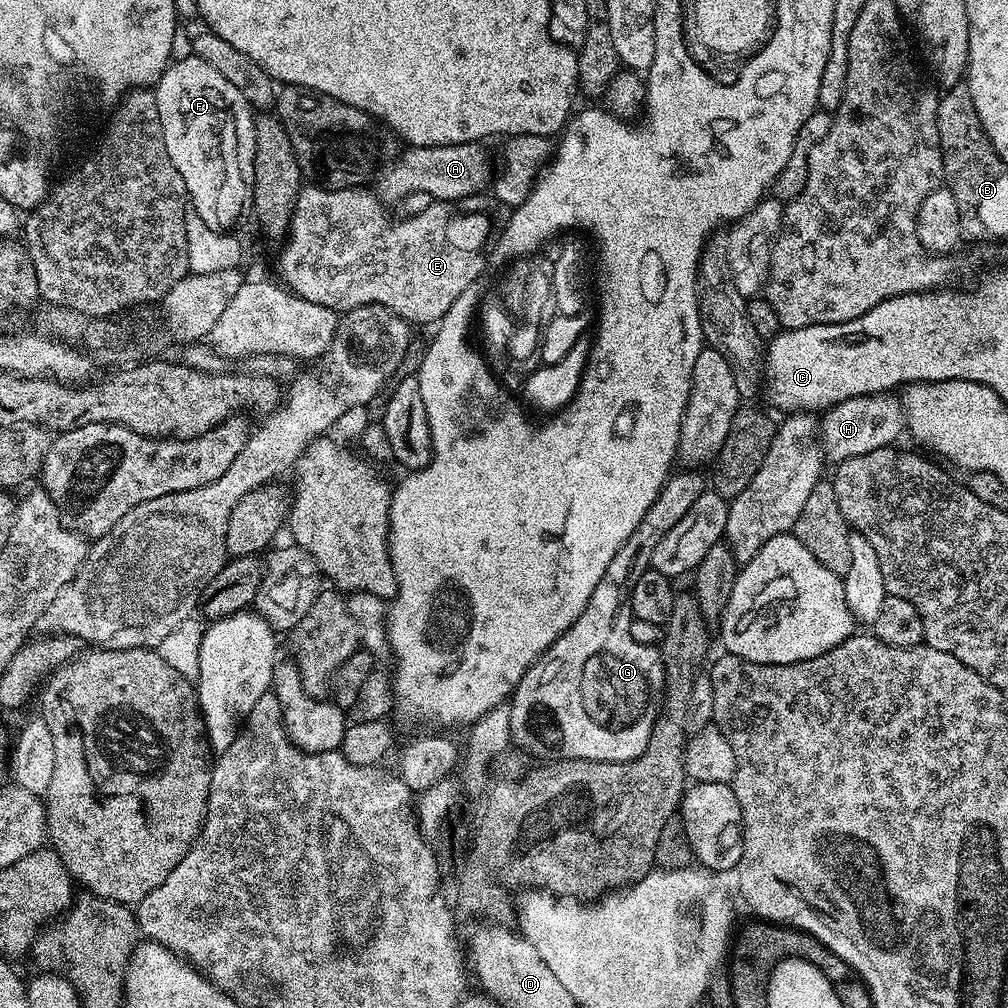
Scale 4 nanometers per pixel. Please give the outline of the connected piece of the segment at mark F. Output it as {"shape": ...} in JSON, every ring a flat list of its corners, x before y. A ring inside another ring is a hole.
{"shape":[[195,54,172,60,168,69,162,74,160,81,154,85,158,102,158,118,162,122,162,134,166,142,166,154,170,154,170,162,174,162,174,170,182,174,182,182,186,182,191,211,206,222,216,232,232,230,240,220,240,215,249,211,254,186,254,130,256,116,248,99,214,66,202,62]]}

